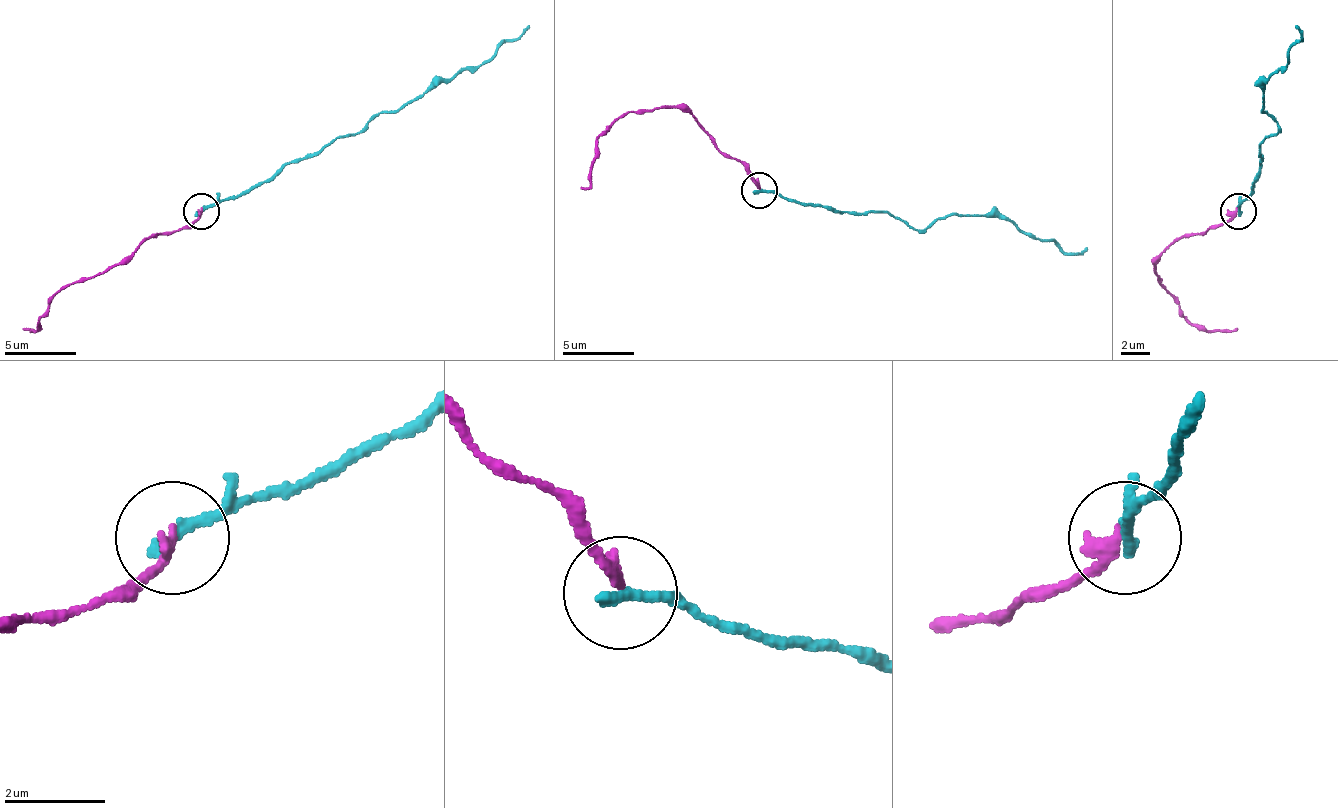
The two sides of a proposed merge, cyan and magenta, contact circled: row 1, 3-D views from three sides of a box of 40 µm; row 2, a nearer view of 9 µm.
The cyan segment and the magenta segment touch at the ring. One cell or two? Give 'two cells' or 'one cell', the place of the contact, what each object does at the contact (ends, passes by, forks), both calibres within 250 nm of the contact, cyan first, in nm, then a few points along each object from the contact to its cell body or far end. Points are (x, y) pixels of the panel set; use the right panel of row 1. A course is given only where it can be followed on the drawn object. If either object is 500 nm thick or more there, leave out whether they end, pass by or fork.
two cells; place (1238, 211); cyan ends; magenta ends; calibres 280 and 240 nm; course cyan (1239, 210), (1260, 145), (1278, 131), (1264, 110), (1268, 81), (1289, 63), (1296, 24); course magenta (1235, 210), (1207, 231), (1182, 235), (1160, 256), (1157, 278), (1189, 321), (1228, 331), (1235, 328)

